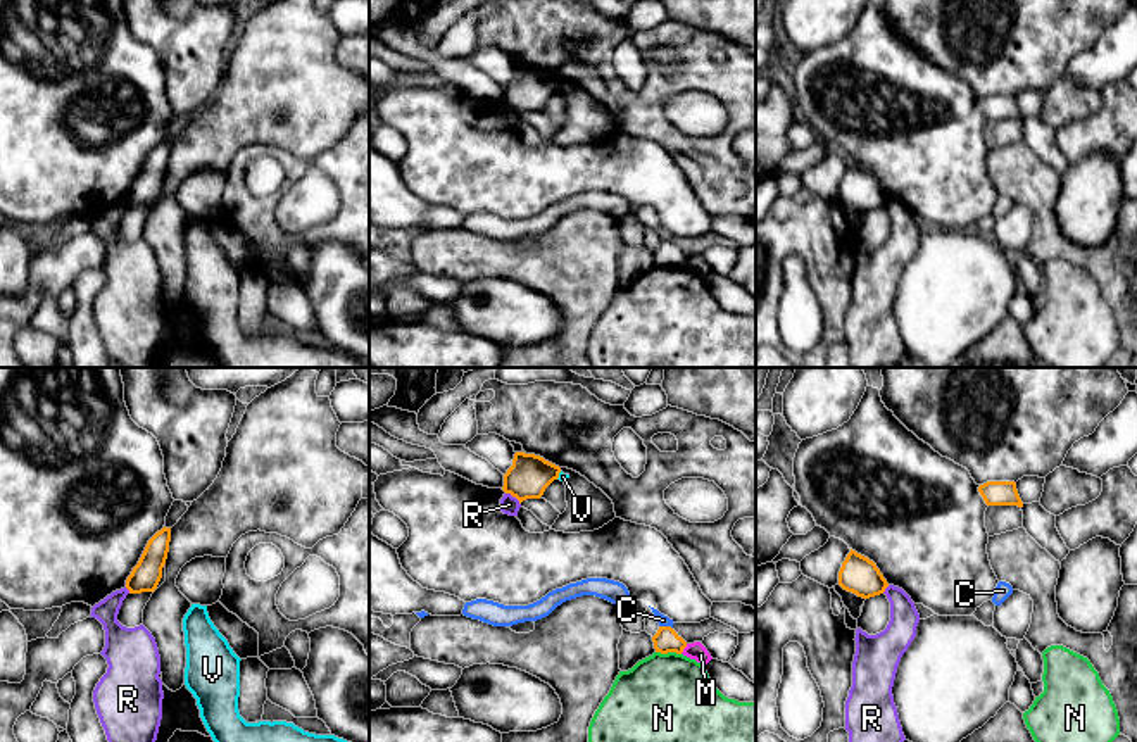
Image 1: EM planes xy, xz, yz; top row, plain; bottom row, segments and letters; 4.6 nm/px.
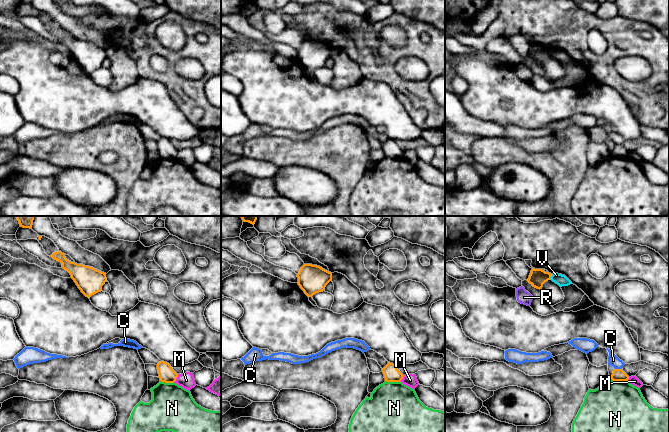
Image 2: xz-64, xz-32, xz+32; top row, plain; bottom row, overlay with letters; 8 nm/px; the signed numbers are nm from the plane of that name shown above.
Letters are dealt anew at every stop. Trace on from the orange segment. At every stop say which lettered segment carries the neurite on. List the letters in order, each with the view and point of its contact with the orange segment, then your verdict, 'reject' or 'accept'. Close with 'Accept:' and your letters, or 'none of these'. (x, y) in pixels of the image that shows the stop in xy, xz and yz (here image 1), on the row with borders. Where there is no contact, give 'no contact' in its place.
C: contact xz (666, 627); reject
M: contact xz (684, 647); reject
N: contact xz (668, 651); reject
R: contact xz (515, 496); reject
V: contact xz (558, 475); reject
Accept: none of these

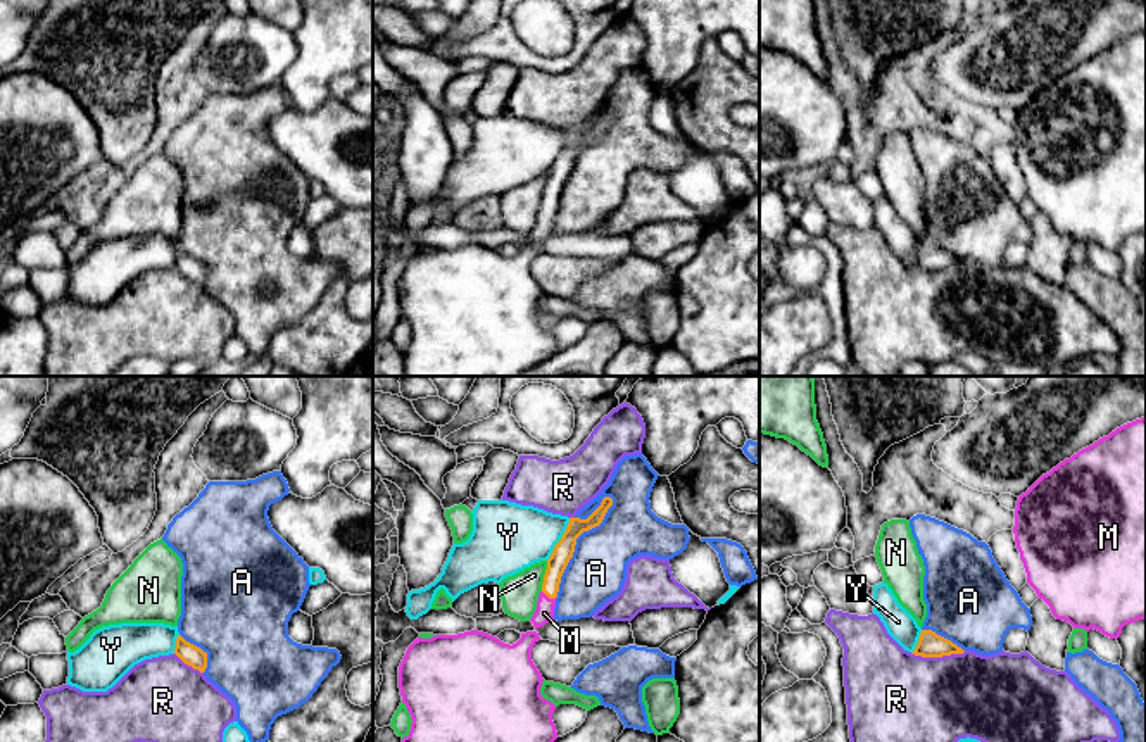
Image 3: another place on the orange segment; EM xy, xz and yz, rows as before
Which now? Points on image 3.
A: contact xz (575, 544); reject
M: contact xz (549, 597); accept
N: contact xz (544, 577); reject
R: contact yz (938, 656); reject
Y: contact xz (561, 539); reject
Accept: M

